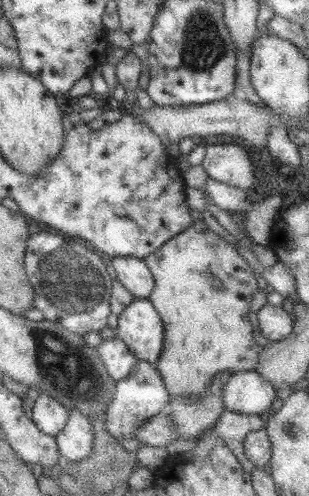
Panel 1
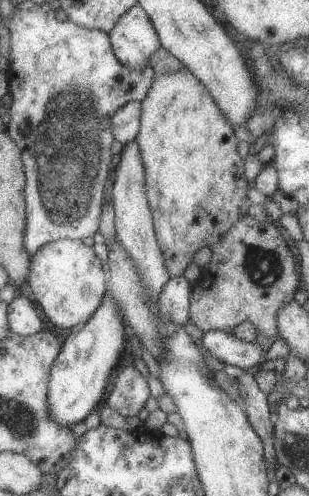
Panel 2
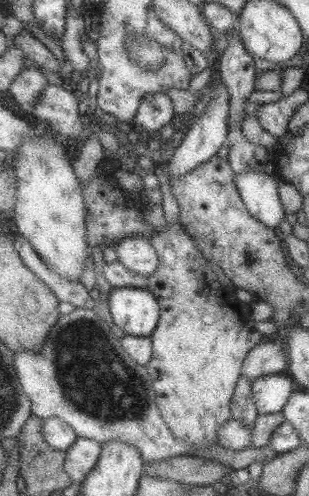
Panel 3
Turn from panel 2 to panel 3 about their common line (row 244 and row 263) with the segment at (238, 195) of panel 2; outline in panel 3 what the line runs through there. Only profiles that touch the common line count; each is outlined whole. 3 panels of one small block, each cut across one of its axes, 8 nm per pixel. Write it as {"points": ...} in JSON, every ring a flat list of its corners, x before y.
{"points":[[153,170,155,180,159,180,161,190,161,208,167,220,167,230,161,234,153,234,149,240,159,256,159,264,155,272,147,278,145,290,155,298,159,304,159,322,151,332,151,360,147,364,147,372,151,376,153,392,155,392,155,406,159,408,161,418,169,426,171,434,177,442,183,442,187,454,191,454,191,446,207,448,217,444,217,432,223,428,227,420,231,420,229,404,235,392,235,384,241,378,243,362,253,346,259,344,263,334,255,330,255,322,251,316,243,316,243,306,239,306,235,298,235,288,227,276,209,260,205,260,197,244,189,238,189,234,179,224,179,204,171,192,169,174,165,170]]}

